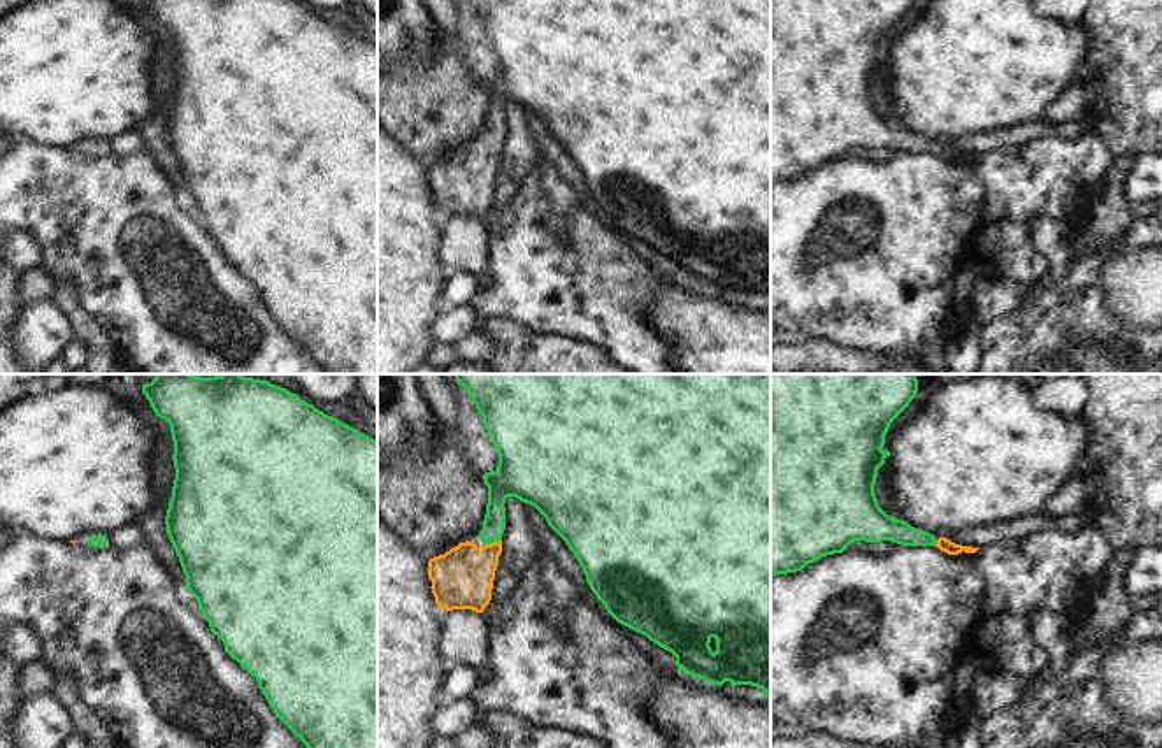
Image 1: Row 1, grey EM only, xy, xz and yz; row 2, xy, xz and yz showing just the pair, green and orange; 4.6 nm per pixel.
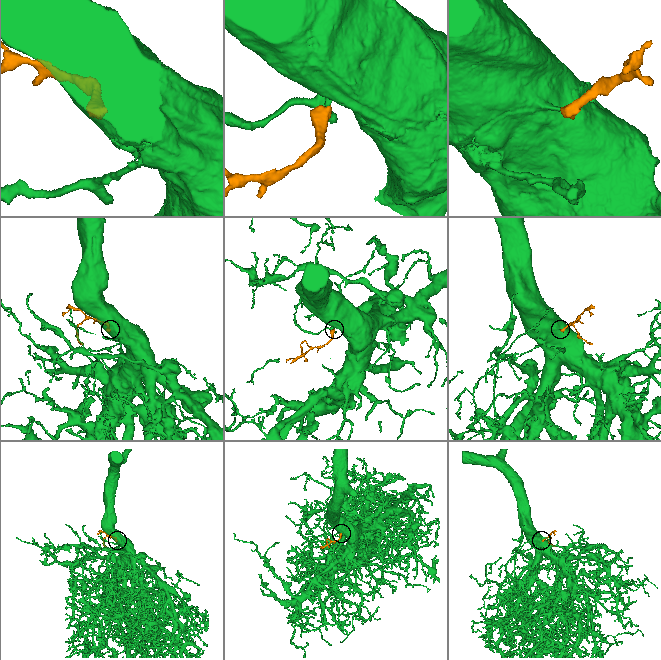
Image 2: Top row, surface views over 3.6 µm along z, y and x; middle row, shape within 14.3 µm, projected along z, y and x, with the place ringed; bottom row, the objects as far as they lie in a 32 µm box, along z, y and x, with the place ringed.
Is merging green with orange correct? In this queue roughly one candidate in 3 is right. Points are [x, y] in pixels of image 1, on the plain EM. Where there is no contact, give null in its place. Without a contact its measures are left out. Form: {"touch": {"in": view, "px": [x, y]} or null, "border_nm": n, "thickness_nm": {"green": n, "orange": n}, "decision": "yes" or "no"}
{"touch": {"in": "xz", "px": [490, 150]}, "border_nm": 90, "thickness_nm": {"green": 110, "orange": 280}, "decision": "yes"}

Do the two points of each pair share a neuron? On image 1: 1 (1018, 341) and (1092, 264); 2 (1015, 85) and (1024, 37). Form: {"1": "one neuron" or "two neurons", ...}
{"1": "one neuron", "2": "one neuron"}

